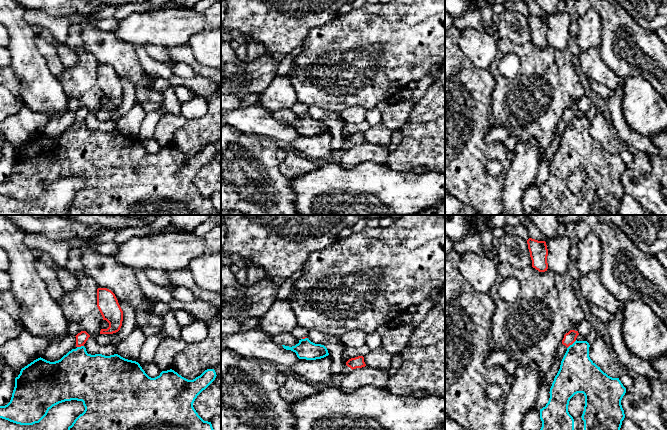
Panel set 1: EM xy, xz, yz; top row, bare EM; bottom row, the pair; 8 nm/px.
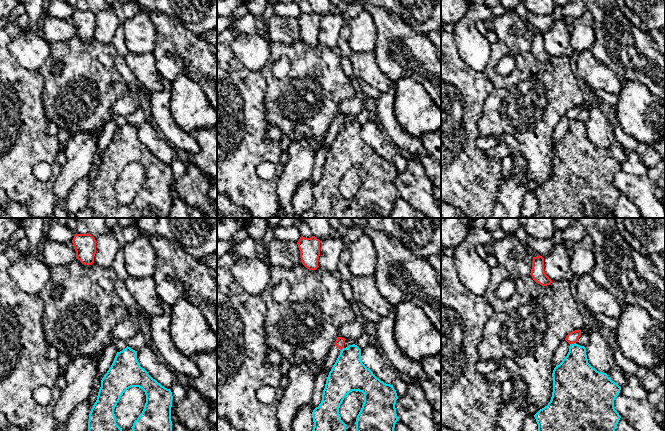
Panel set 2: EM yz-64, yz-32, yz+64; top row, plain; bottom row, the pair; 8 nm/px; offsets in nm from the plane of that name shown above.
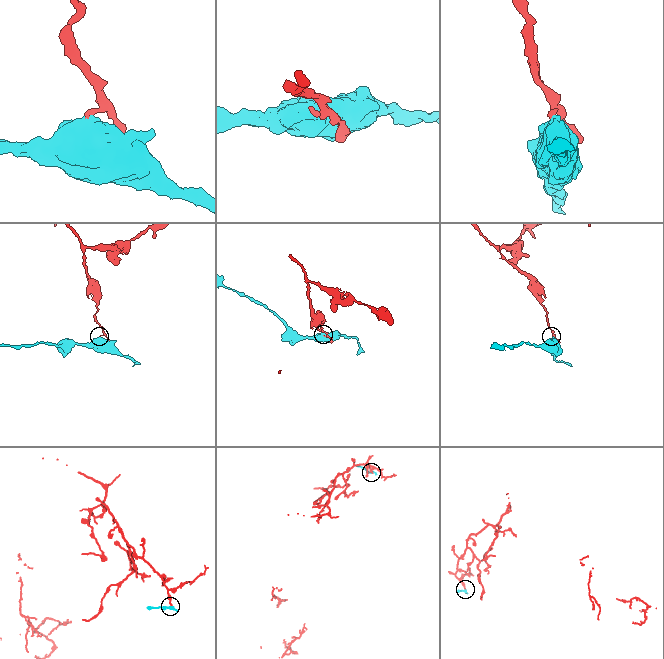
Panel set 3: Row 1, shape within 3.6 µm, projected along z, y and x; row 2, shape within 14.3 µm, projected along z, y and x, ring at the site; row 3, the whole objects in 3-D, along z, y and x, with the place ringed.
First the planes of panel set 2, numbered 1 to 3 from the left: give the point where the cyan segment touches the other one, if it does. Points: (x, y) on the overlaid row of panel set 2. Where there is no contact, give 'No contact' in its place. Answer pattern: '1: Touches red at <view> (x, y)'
1: No contact
2: Touches red at yz-32 (342, 348)
3: Touches red at yz+64 (572, 343)

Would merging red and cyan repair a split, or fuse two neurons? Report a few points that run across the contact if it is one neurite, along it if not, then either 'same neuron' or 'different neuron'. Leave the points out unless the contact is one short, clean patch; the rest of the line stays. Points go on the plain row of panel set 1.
line yz (576, 116), (567, 124); different neuron

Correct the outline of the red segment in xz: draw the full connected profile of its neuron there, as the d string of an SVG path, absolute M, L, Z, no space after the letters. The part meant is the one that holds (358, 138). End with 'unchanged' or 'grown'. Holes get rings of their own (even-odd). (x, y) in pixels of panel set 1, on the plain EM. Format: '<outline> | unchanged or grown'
M358 132L355 134L351 134L346 138L346 141L350 143L352 146L356 144L362 144L365 143L366 140L364 138L364 133L363 132Z | unchanged

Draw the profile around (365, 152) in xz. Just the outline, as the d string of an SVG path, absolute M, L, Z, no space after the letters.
M367 142L353 145L351 149L342 152L339 164L350 168L364 162L374 162L387 165L389 151L386 146L377 146Z

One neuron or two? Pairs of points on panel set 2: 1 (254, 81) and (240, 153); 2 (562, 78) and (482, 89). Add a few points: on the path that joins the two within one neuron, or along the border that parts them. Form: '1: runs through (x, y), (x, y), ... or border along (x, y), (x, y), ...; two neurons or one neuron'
1: runs through (252, 99), (253, 135); one neuron
2: border along (484, 72), (491, 81), (493, 90), (482, 108); two neurons

